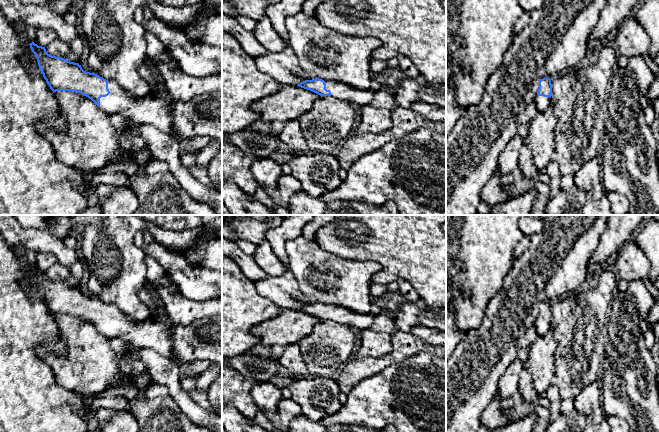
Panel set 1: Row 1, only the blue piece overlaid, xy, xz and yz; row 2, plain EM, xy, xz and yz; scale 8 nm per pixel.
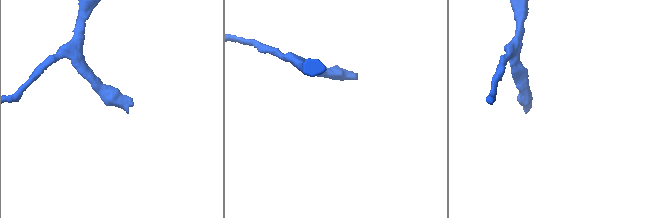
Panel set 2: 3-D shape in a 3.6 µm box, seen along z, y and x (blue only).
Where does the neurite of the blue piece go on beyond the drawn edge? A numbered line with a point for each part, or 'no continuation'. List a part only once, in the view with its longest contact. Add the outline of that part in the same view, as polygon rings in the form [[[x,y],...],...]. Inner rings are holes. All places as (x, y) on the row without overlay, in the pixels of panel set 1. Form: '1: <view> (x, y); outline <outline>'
1: xy (201, 340); outline [[[108,305],[108,313],[110,318],[100,322],[100,332],[109,338],[119,338],[133,348],[151,349],[179,364],[209,360],[222,367],[222,314],[188,325],[178,325],[173,322],[159,322],[151,317],[145,321],[136,321],[112,305]]]

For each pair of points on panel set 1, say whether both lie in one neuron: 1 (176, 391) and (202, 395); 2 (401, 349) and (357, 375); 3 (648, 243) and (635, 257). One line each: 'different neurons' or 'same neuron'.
1: different neurons
2: same neuron
3: different neurons

